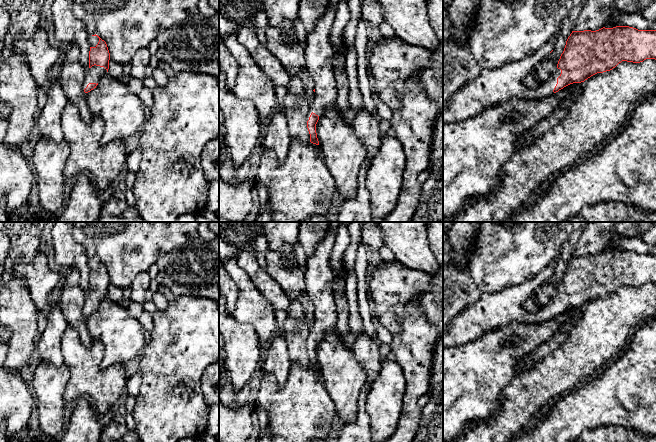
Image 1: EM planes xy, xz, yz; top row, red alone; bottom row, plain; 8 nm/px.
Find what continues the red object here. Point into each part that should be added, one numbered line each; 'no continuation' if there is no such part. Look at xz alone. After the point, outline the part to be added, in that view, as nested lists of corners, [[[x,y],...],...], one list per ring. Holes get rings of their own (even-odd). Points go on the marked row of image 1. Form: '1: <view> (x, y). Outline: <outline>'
1: xz (319, 52). Outline: [[[330,0],[325,14],[317,22],[314,30],[307,34],[304,50],[306,70],[315,83],[314,98],[310,101],[307,120],[309,120],[312,112],[320,118],[327,107],[336,105],[334,48],[330,40],[330,33],[339,1]]]

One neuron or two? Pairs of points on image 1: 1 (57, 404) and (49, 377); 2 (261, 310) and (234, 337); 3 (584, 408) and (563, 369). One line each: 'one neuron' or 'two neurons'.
1: one neuron
2: two neurons
3: two neurons

